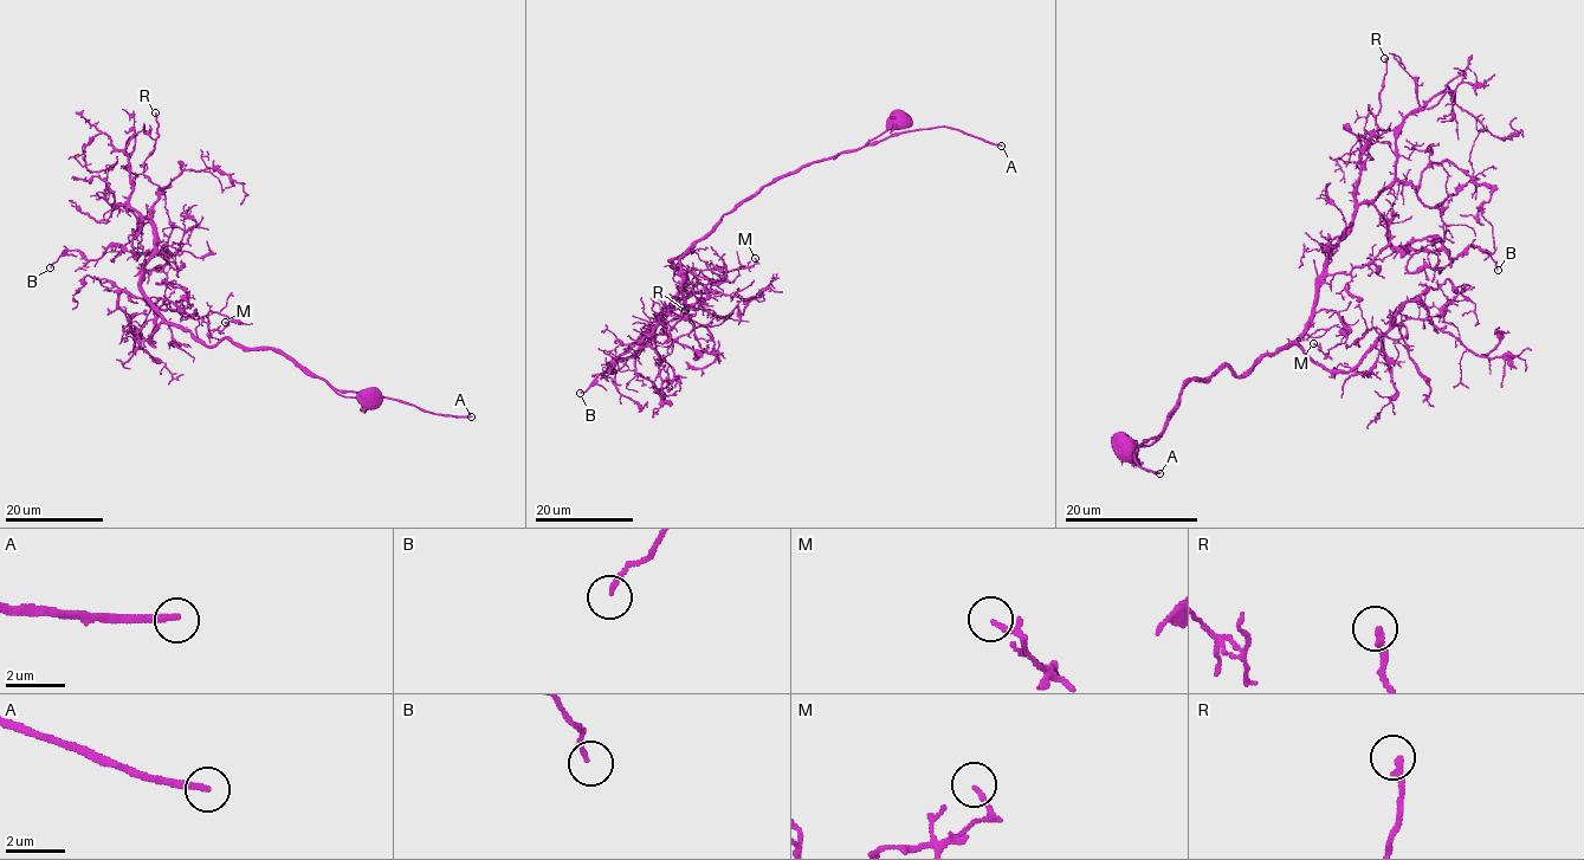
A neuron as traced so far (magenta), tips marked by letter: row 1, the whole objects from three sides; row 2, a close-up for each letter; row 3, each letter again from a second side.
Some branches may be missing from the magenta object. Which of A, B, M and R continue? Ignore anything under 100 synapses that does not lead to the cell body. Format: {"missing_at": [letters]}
{"missing_at": ["A"]}

